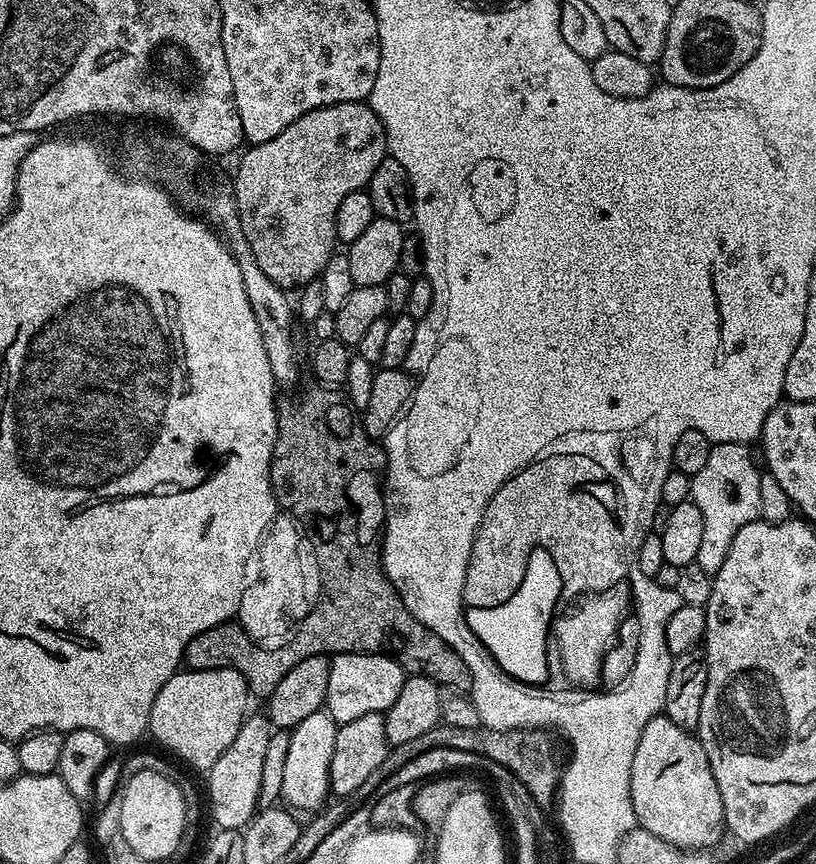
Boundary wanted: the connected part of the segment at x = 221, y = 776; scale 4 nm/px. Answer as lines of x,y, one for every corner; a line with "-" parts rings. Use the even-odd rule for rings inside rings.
249,714
244,717
242,726
238,730
238,734
234,737
234,742
230,742
230,746
226,746
226,750
218,758
218,762
214,762
214,766
207,769
208,776
208,808
212,811
212,820
217,825
217,829
226,828
243,829
248,821
256,815
258,809
258,786
262,782
262,758
266,758
266,746
270,735
270,725
263,715
255,716

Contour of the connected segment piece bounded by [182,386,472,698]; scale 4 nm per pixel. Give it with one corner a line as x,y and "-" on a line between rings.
312,386
309,392
304,392
289,408
281,407
278,412
276,422
276,441
274,442
274,450
272,451
272,492
276,496
276,503
287,515
295,518
306,529
307,535
310,537
314,547
316,547
316,556
320,566
320,598
315,606
310,610
310,614
306,614
306,618
296,627
296,631
292,633
287,644
282,648
261,648
255,644
253,640
246,634
246,630
242,630
239,622
229,622
219,624
210,630
206,630
202,634
198,634
194,638
190,638
190,642
184,651
183,667
188,670
206,670
207,668
233,668
238,670
238,674
242,674
242,678
246,682
249,693
253,697
261,696
267,698
274,694
278,682
282,682
282,678
286,678
286,673
293,666
298,666
298,662
302,662
302,658
310,658
311,656
327,657
329,654
339,654
342,652
378,652
386,656
392,657
400,663
400,667
404,669
408,676
421,676
422,678
430,678
435,684
441,688
453,687
454,690
467,693
472,686
472,675
470,670
466,670
466,662
462,662
462,658
458,658
458,654
454,654
454,650
450,650
450,646
446,646
446,642
442,642
442,638
438,638
438,634
434,634
430,630
426,630
426,626
422,626
410,614
410,610
406,610
406,606
402,602
402,598
396,593
396,587
388,581
388,575
384,573
384,562
382,559
382,529
384,527
384,488
382,487
382,477
386,472
386,453
379,443
366,434
363,423
358,419
357,413
351,404
348,403
345,393
334,388
325,388
323,386

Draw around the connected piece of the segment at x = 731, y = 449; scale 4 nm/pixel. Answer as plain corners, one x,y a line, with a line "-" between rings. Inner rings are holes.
733,442
713,443
710,458
696,476
691,477
691,501
702,510
702,542
698,545
698,558
695,562
697,569
714,574
726,562
726,554
730,554
730,542
734,542
734,534
742,530
751,520
759,517
758,510
758,482
762,475
761,469
756,469
756,464
751,460
752,452
748,444
735,444

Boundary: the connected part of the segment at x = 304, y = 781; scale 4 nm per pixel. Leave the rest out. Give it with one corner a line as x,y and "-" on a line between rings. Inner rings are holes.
321,710
310,714
310,718
302,718
302,722
298,722
298,726
288,732
288,749
282,766
282,797
285,801
289,800
287,803
293,809
316,810
324,804
324,799
329,799
332,786
330,758
334,758
337,727
336,719
328,711

